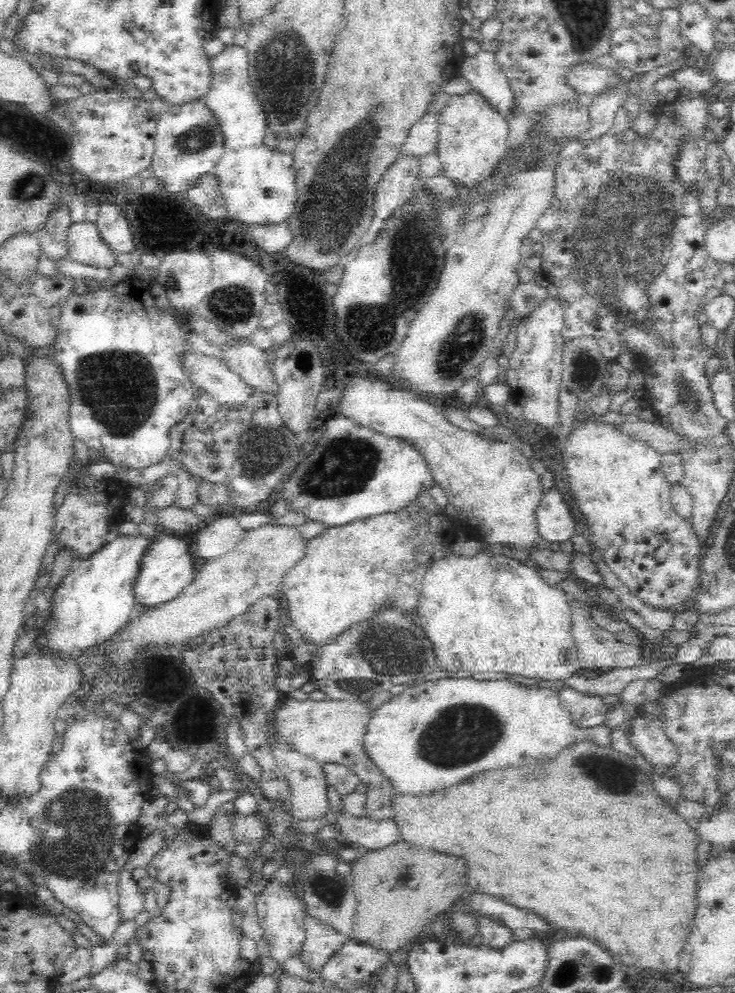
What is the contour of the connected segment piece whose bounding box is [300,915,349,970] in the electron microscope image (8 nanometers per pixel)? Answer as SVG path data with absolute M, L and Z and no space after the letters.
M307 915L305 918L307 938L301 953L301 960L311 968L321 970L322 964L347 941L349 937L334 926Z

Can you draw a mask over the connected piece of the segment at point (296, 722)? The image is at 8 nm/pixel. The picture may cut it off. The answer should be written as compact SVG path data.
M290 698L287 702L282 704L280 708L276 708L275 712L271 715L272 724L276 725L276 731L282 735L282 737L288 739L288 741L294 743L294 747L301 753L313 757L321 765L324 763L338 763L348 766L359 777L361 782L366 786L376 786L376 784L382 784L389 778L384 775L382 769L374 763L374 761L368 755L366 747L364 747L364 736L368 734L368 724L372 720L375 710L372 710L368 706L367 701L359 701L358 699L344 699L344 700L332 700L324 699L320 701L314 701L306 699L304 701L298 701Z

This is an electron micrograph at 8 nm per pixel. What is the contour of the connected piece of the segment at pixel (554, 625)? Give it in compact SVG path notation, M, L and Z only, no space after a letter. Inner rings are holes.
M477 552L473 555L451 554L436 560L427 570L422 580L422 590L417 604L418 611L422 615L422 625L426 629L426 635L434 643L434 652L440 664L440 667L448 671L458 672L459 670L469 670L476 672L505 672L509 674L519 674L528 678L539 678L542 680L570 678L581 673L575 640L572 634L572 605L567 594L559 586L550 586L536 567L530 568L522 564L516 558L510 558L506 554L491 554L488 552Z

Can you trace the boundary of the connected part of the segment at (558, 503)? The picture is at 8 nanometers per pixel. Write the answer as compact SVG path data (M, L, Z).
M556 489L545 492L542 503L536 512L538 515L538 531L546 540L568 542L576 534L574 516L565 502L566 496Z

